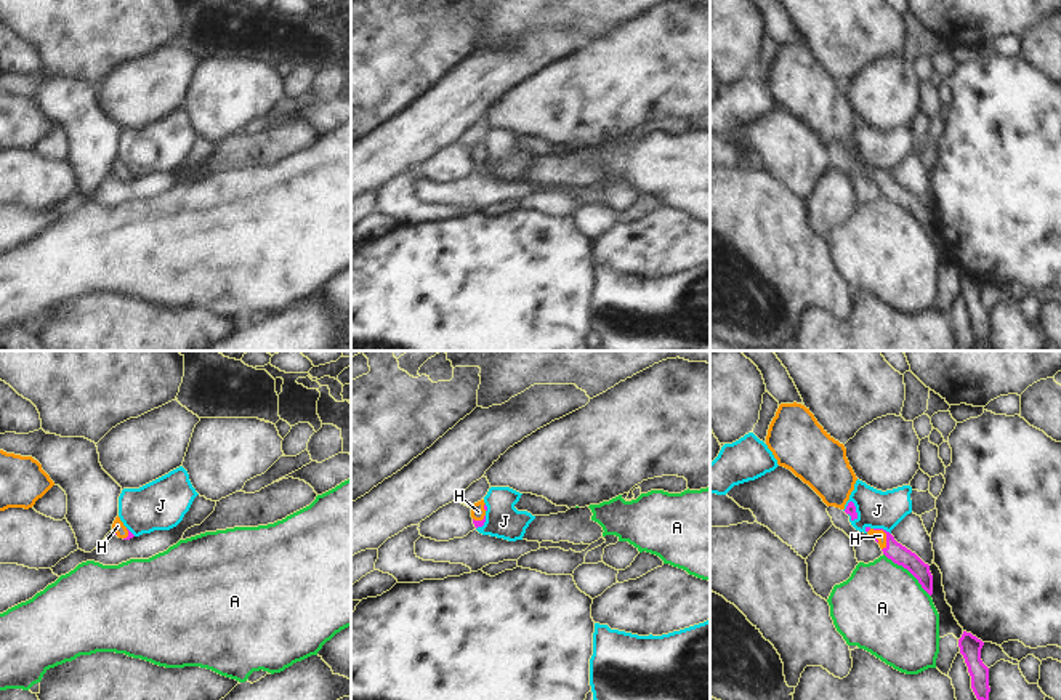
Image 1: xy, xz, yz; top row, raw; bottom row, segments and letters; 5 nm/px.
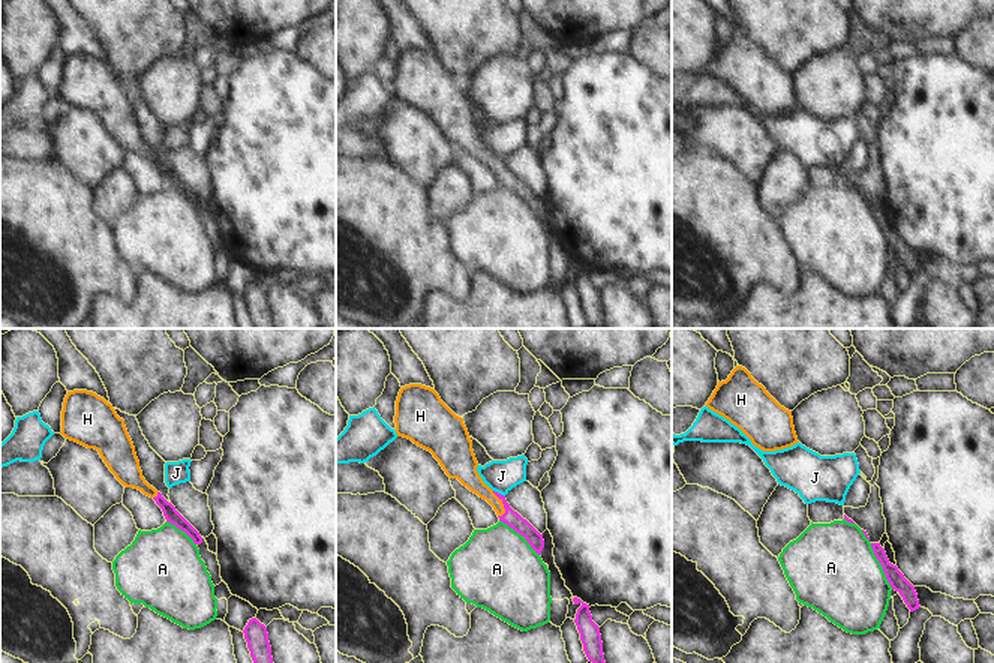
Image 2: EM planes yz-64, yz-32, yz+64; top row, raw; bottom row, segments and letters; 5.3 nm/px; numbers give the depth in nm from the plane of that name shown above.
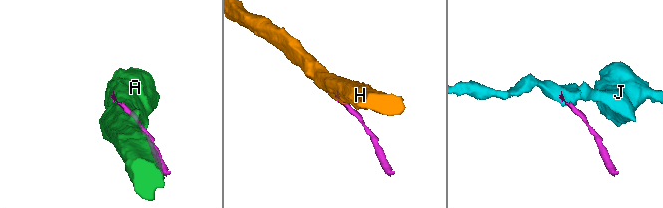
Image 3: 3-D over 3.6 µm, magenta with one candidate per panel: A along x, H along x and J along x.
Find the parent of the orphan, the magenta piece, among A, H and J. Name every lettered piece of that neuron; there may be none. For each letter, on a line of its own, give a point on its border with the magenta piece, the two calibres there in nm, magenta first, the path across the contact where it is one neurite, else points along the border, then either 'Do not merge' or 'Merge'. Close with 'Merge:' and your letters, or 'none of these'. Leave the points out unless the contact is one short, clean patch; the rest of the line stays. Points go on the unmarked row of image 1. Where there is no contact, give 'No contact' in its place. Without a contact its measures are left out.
A: Touches magenta at yz (909, 212). Thickness 100 nm (magenta) against 440 nm. Boundary: yz (883, 194), (901, 205), (930, 237). Do not merge
H: Touches magenta at yz (883, 172). Thickness 100 nm (magenta) against 60 nm. Path across: yz (899, 196), (887, 183), (883, 172), (880, 177). Merge
J: Touches magenta at yz (882, 170). Thickness 100 nm (magenta) against 190 nm. Boundary: yz (874, 168), (882, 168), (890, 175). Do not merge
Merge: H

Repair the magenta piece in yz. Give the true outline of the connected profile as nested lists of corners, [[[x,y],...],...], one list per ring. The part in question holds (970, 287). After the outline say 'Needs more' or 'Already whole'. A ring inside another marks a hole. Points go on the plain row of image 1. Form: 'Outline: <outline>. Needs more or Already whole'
Outline: [[[966,272],[958,280],[960,295],[971,317],[971,330],[978,341],[989,344],[989,309],[981,301],[982,287],[984,284],[981,280]]]. Already whole

